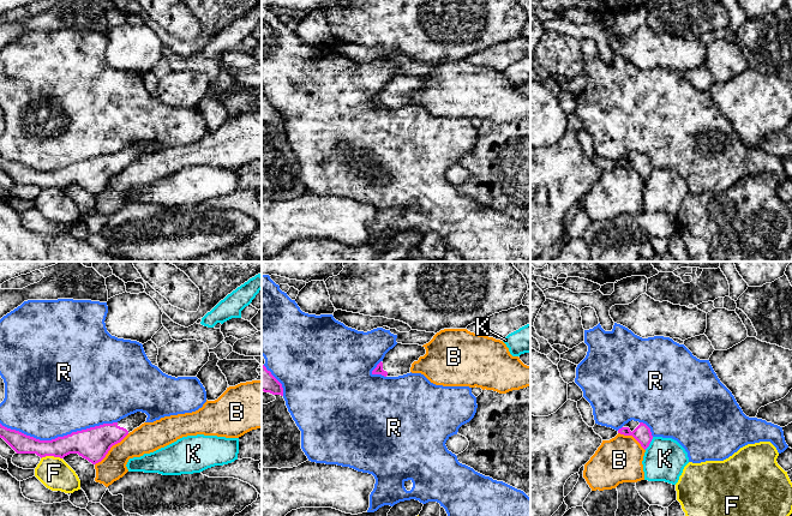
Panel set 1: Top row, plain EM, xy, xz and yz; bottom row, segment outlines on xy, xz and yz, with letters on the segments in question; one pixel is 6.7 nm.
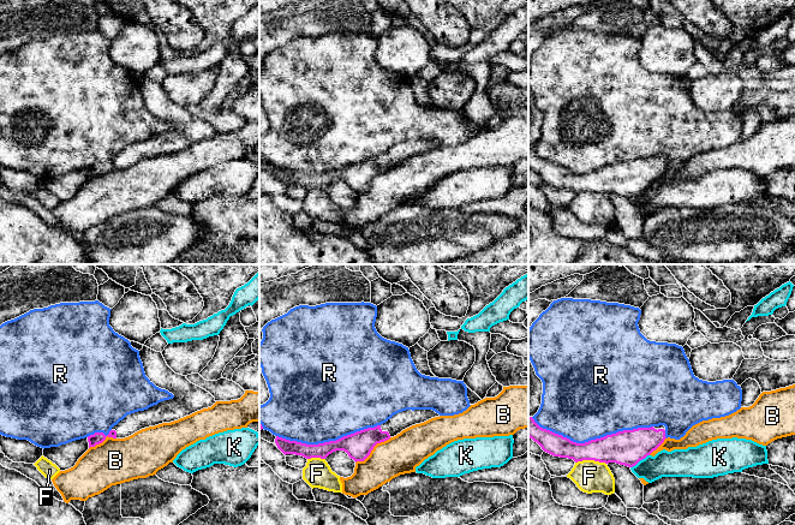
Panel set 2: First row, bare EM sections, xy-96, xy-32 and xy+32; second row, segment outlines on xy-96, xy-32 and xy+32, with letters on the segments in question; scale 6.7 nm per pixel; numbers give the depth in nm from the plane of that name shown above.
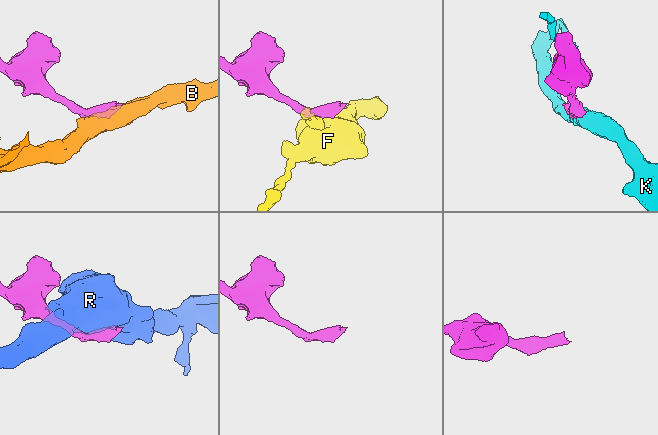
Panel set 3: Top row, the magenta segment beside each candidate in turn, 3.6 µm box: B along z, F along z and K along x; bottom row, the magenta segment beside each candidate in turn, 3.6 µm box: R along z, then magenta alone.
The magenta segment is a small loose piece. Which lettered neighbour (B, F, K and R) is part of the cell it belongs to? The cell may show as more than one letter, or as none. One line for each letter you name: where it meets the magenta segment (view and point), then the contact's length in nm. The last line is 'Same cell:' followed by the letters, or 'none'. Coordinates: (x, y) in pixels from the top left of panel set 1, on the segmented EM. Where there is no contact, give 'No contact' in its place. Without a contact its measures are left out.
Same cell: none

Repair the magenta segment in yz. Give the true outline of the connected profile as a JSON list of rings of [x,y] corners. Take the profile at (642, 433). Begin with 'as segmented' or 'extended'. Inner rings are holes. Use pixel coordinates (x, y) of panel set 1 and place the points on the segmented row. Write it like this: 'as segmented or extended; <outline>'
extended; [[[634,420],[629,421],[622,428],[619,428],[618,433],[624,436],[632,436],[644,450],[649,446],[653,439],[650,428],[646,424]]]

